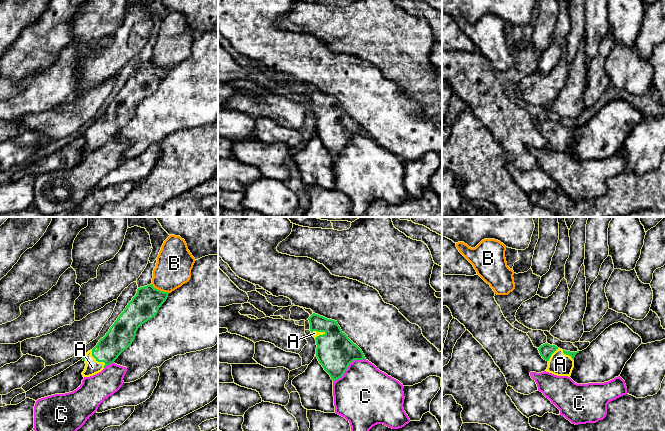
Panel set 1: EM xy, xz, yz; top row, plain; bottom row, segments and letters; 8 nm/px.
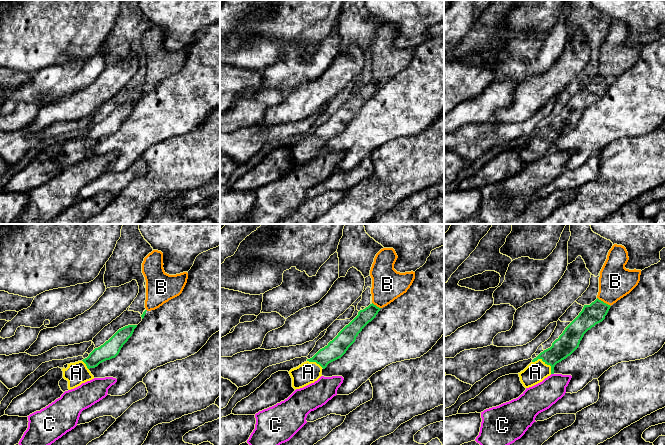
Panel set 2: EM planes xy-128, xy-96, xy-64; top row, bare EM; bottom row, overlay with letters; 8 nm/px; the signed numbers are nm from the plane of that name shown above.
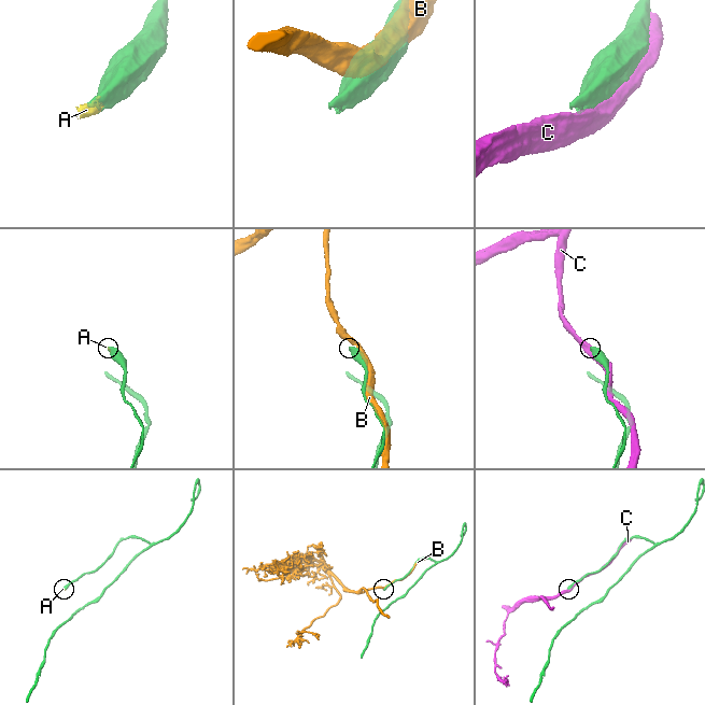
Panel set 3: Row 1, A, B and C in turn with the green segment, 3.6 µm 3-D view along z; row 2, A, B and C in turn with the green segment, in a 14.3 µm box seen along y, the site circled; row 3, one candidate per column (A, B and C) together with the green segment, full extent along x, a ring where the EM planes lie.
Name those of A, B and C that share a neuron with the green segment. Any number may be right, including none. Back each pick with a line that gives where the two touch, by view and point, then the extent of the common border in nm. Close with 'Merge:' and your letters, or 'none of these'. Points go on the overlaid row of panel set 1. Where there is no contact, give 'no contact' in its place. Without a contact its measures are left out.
A: contact xy (98, 361); length 180 nm
Merge: A

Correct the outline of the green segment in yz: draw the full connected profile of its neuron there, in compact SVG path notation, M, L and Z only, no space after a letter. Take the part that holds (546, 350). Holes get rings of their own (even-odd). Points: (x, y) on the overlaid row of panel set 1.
M548 343L541 345L538 350L542 358L548 362L546 372L557 376L571 376L574 368L574 357L579 351L565 351Z

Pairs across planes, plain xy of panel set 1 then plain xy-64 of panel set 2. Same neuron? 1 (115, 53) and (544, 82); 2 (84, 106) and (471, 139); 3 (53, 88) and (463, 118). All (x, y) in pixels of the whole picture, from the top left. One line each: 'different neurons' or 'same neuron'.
1: same neuron
2: same neuron
3: same neuron

